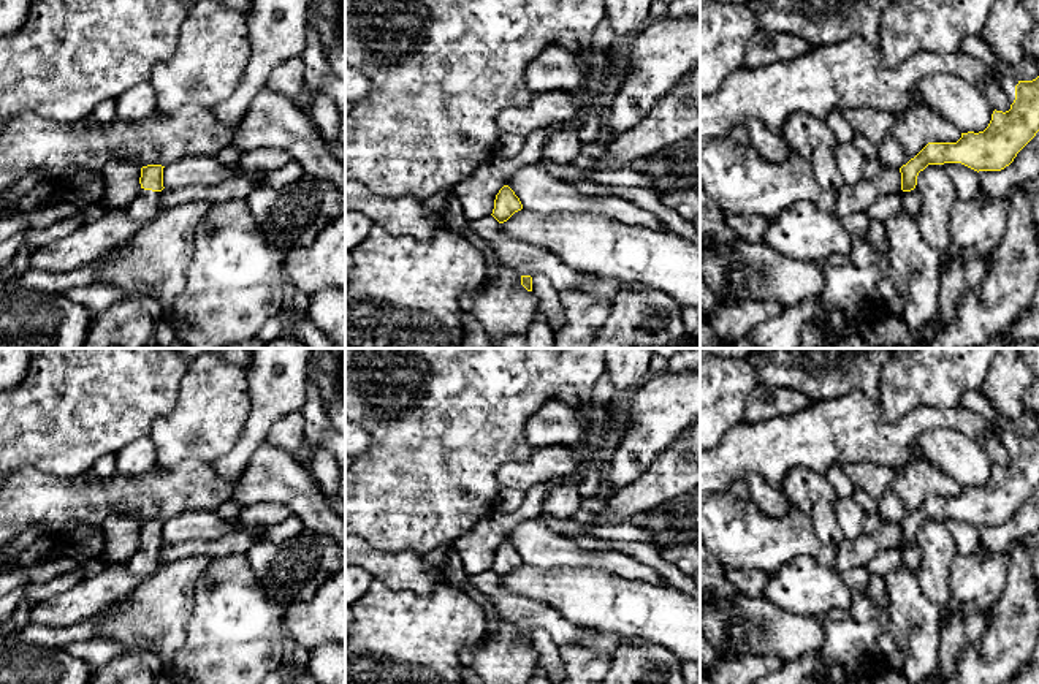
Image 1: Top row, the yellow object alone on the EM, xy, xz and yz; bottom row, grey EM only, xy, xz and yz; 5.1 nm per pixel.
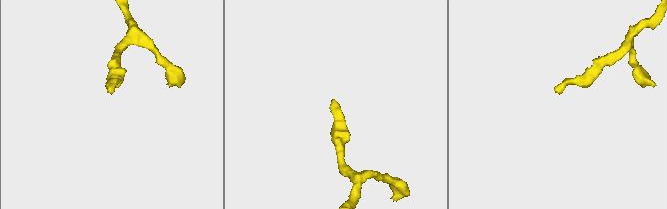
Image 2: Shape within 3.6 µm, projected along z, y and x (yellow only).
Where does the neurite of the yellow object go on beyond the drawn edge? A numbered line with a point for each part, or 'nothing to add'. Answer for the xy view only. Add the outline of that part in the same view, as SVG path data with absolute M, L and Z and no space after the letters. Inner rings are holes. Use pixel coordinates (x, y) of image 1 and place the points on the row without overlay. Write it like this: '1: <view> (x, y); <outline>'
1: xy (143, 564); M141 543L138 553L125 562L128 573L136 580L136 583L155 575L155 572L160 568L160 549L162 546Z

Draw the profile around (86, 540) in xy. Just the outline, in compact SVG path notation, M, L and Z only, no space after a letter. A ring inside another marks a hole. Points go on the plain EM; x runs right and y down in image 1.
M100 527L76 529L62 545L62 553L81 562L86 554L98 554L101 551L103 537Z

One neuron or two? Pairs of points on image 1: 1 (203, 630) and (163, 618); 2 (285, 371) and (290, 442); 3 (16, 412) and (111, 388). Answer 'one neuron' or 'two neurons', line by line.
1: two neurons
2: two neurons
3: one neuron

